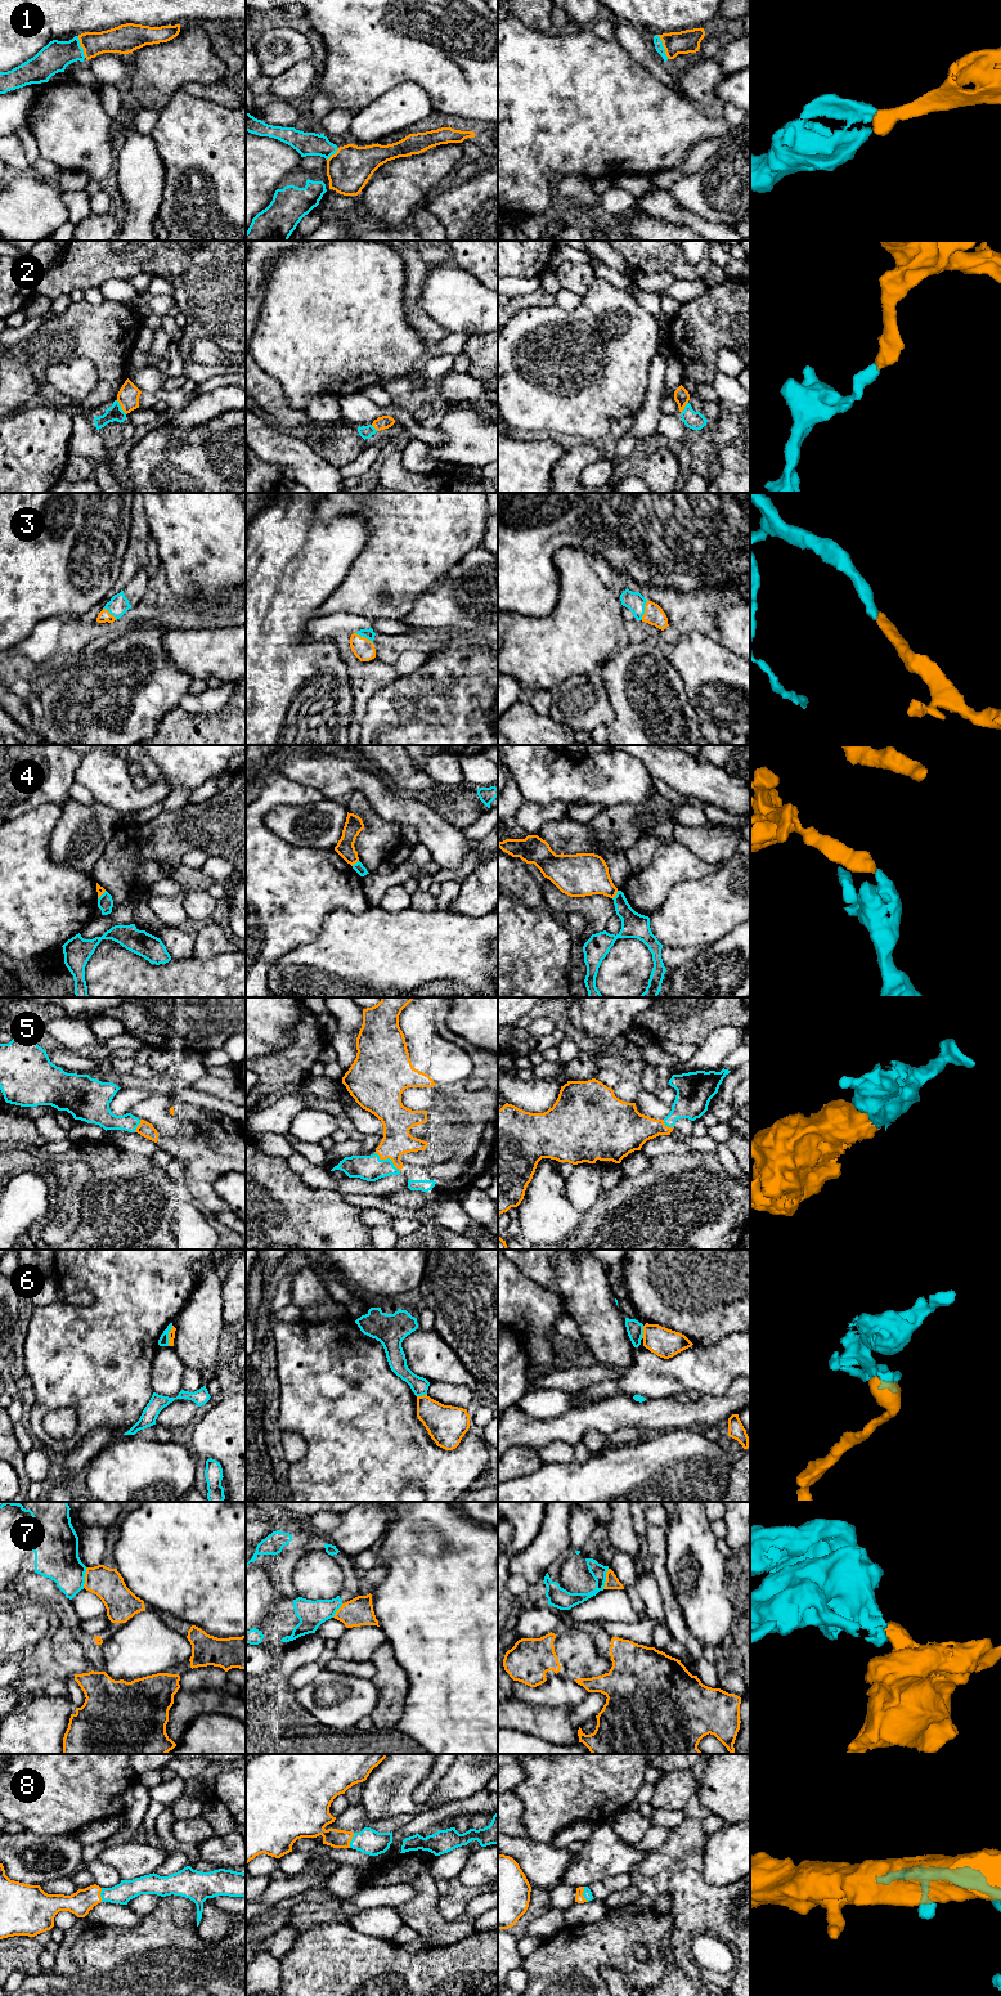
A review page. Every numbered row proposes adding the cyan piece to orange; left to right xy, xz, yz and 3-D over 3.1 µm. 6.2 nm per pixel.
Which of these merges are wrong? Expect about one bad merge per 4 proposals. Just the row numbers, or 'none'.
4, 6, 7

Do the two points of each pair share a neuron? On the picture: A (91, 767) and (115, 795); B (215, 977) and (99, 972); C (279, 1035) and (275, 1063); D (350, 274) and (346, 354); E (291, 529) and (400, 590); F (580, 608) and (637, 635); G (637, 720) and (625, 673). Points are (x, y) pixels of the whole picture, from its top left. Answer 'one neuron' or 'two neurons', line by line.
A: one neuron
B: one neuron
C: two neurons
D: one neuron
E: two neurons
F: two neurons
G: one neuron

